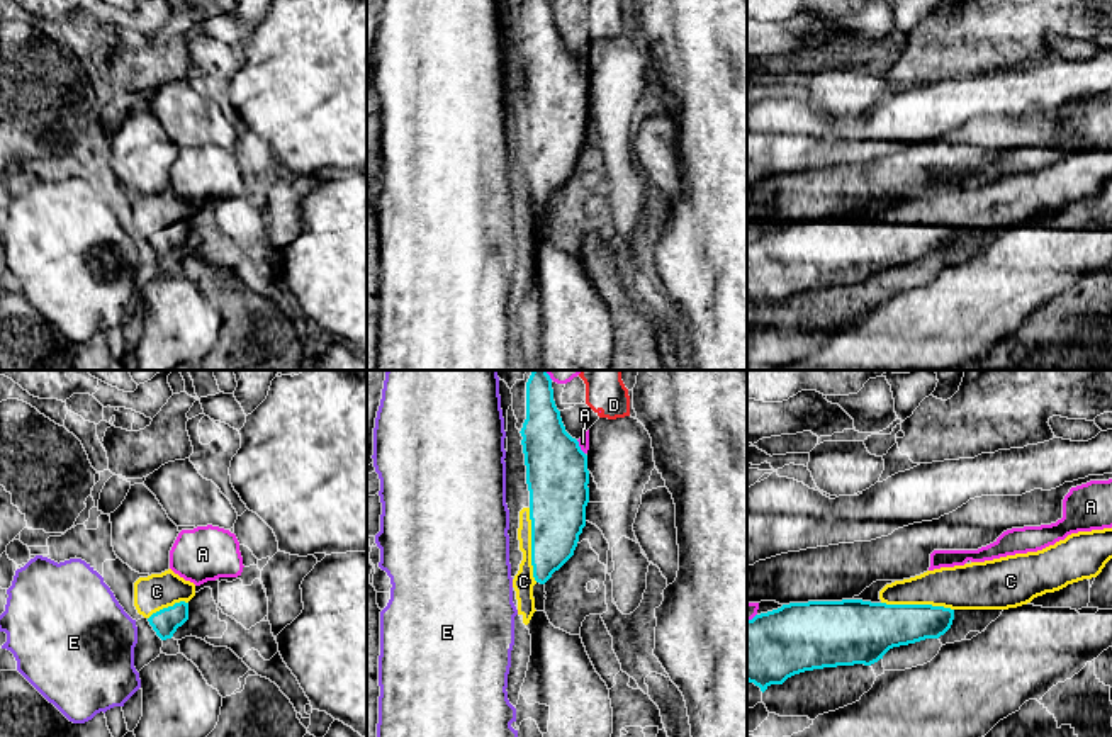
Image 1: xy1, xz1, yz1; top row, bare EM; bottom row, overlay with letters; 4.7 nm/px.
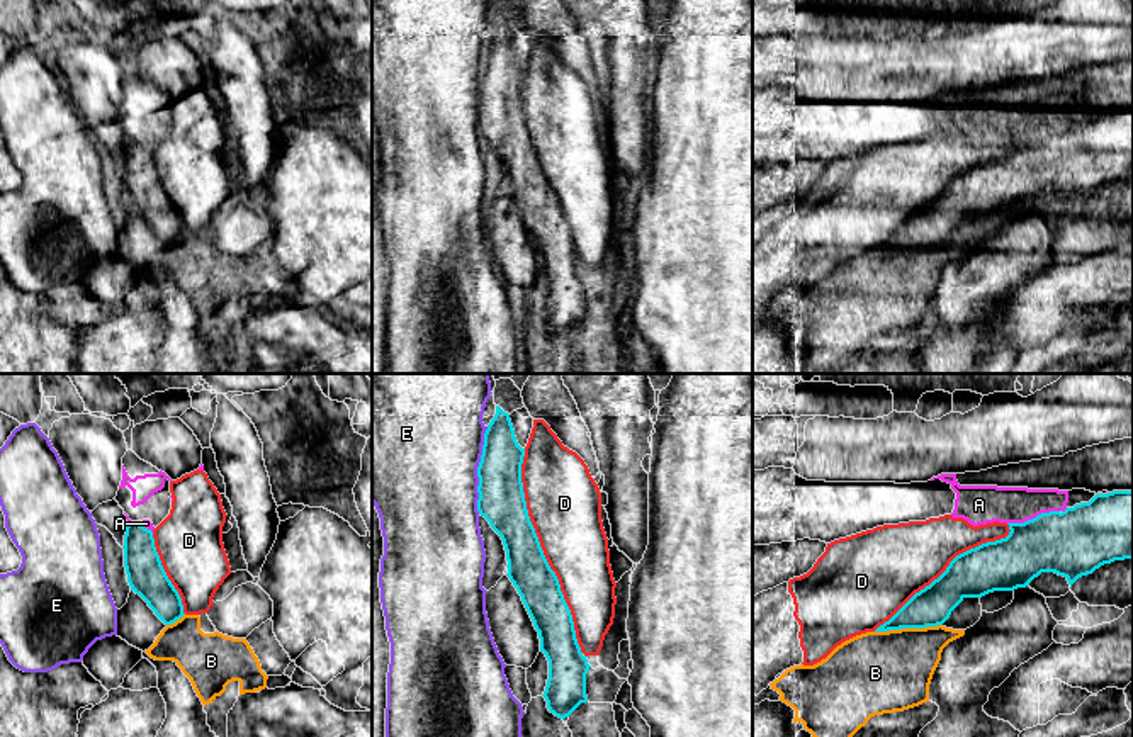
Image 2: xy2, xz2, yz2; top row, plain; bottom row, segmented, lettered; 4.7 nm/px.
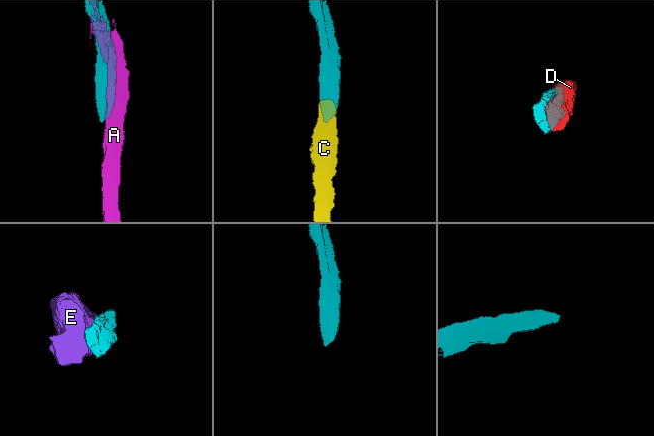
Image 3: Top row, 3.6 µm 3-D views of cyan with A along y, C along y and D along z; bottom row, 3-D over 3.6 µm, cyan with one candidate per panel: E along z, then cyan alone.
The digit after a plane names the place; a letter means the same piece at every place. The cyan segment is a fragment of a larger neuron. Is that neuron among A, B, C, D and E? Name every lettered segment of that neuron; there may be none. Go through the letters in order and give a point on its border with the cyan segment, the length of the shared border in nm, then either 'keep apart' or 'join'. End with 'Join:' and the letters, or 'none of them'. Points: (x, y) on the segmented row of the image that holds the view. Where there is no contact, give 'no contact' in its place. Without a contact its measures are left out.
A: contact yz2 (1033, 518); length 260 nm; keep apart
B: contact yz2 (907, 627); length 320 nm; keep apart
C: contact xz1 (532, 545); length 360 nm; join
D: contact xz2 (542, 552); length 1050 nm; keep apart
E: contact xz2 (478, 471); length 420 nm; keep apart
Join: C

